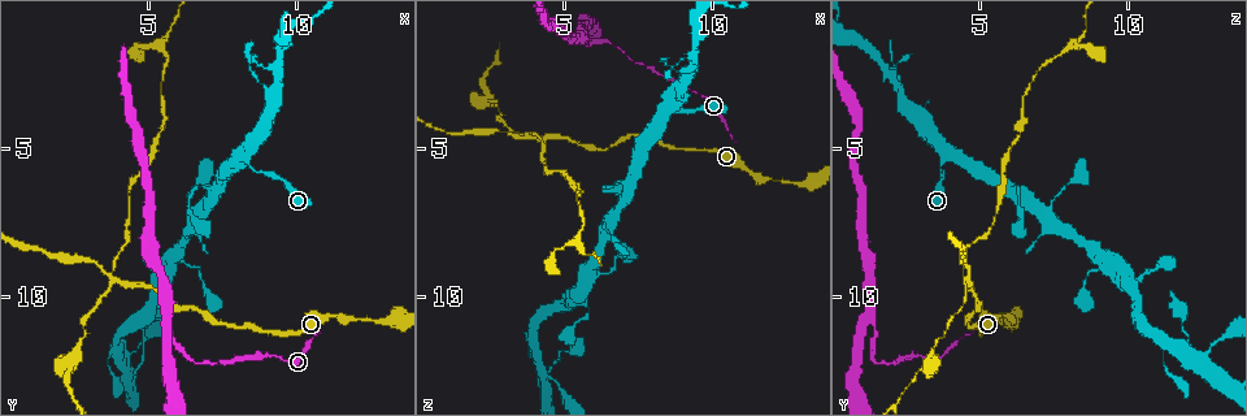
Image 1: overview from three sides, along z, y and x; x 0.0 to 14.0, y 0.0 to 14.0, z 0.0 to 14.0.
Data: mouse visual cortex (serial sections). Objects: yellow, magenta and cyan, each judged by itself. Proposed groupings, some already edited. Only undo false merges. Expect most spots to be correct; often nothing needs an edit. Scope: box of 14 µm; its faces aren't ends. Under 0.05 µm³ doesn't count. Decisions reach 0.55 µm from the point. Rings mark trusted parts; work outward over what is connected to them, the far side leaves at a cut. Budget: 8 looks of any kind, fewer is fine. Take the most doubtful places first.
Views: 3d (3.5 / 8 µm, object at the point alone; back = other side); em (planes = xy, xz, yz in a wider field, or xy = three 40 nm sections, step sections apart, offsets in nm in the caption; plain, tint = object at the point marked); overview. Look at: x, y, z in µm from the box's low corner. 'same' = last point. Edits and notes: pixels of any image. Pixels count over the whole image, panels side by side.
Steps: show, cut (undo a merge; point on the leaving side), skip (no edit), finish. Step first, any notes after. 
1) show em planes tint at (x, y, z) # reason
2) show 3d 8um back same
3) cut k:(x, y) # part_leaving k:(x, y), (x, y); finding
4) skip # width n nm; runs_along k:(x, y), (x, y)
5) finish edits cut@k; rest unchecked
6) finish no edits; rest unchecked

show 3d 8um at (4.0, 9.4, 4.6) # abrupt turn

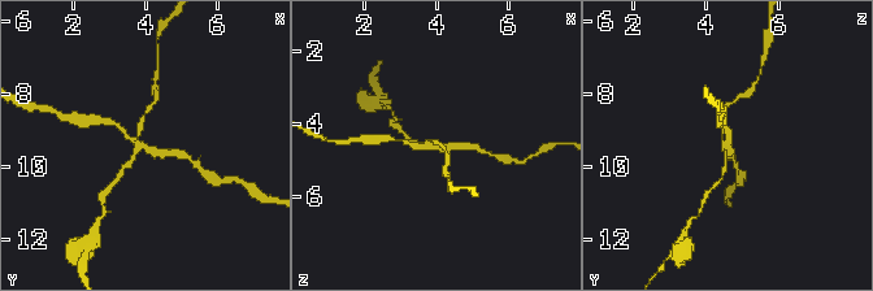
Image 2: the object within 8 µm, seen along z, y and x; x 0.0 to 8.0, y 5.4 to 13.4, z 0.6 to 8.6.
show 3d 3.5um back at (4.0, 9.5, 4.5)

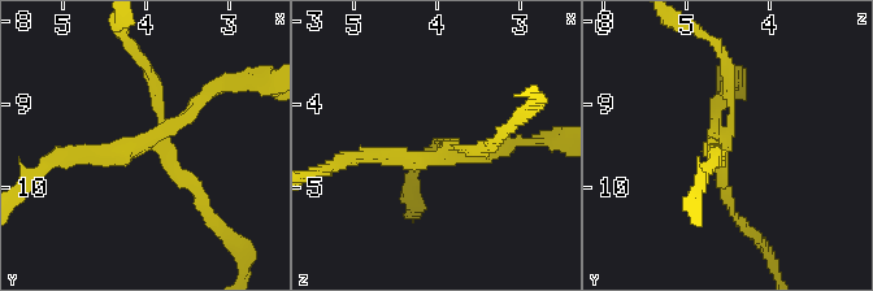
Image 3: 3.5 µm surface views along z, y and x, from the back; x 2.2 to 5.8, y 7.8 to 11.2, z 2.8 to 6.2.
show em planes tint at (3.90, 9.45, 4.60) # arms 4; arm_widths 150, 150, 200, 200 nm

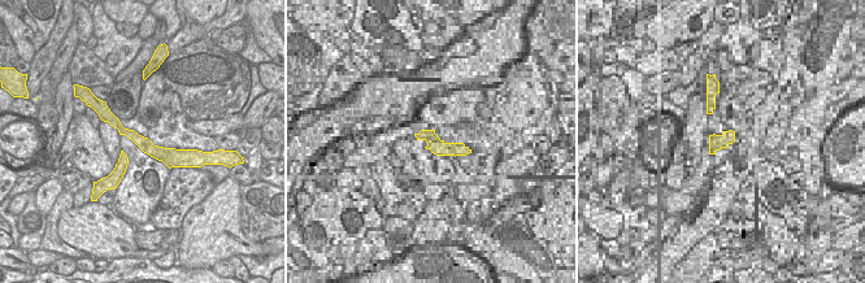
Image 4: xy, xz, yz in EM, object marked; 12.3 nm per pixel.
cut 3:(207, 209) # part_leaving 3:(160, 108), (156, 83), (125, 35); a second cell is stuck on

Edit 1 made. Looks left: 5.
show overview

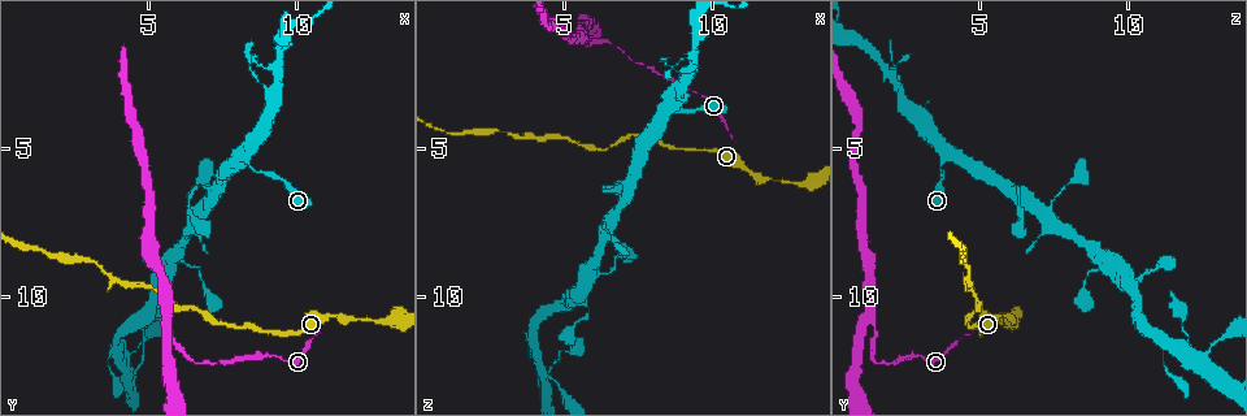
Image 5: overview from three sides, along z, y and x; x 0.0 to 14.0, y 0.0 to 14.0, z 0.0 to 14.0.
show 3d 3.5um at (5.6, 10.6, 1.4) # two arms at a narrow angle

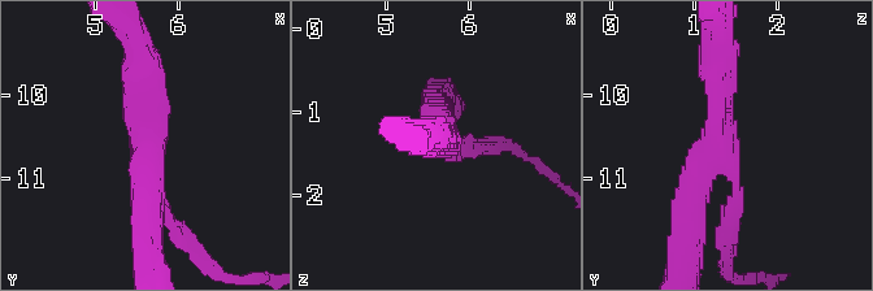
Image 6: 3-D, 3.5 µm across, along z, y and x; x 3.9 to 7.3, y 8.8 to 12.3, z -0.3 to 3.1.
show em xy step 3 plain at (5.65, 10.70, 1.30) # arms 3; arm_widths 150, 300, 350 nm; need the tissue

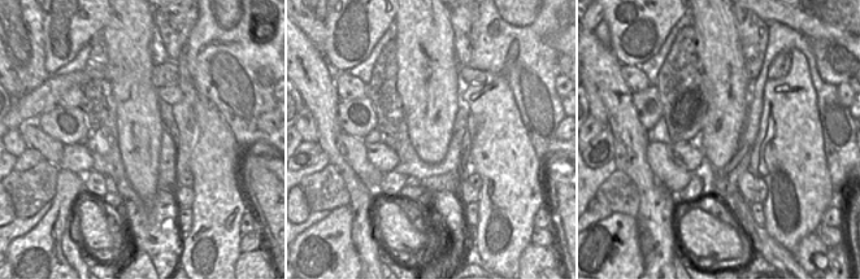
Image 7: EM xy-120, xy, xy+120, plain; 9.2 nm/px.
show em xy step 3 tint same

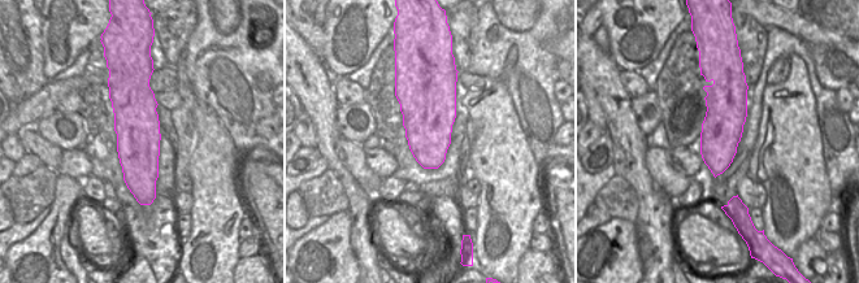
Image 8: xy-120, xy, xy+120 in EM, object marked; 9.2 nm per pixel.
skip # one cell here

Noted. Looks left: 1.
show 3d 3.5um at (7.1, 6.5, 6.1) # narrows sharply

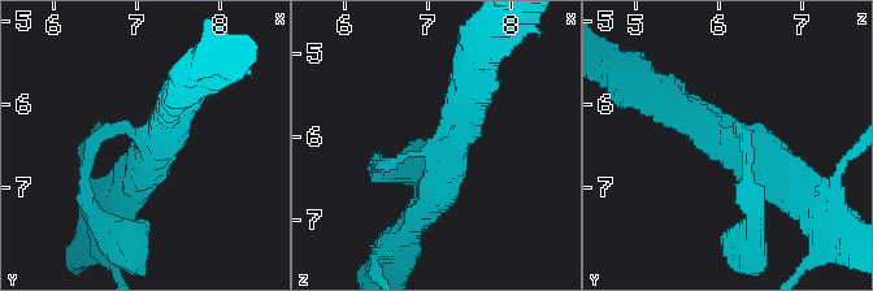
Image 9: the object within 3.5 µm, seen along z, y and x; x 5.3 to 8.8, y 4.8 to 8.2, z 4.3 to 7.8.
skip # arm_widths 150, 400, 450 nm; runs_along 9:(670, 98), (800, 190); continuous, no second cell

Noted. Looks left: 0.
finish edits cut@3; rest unchecked

